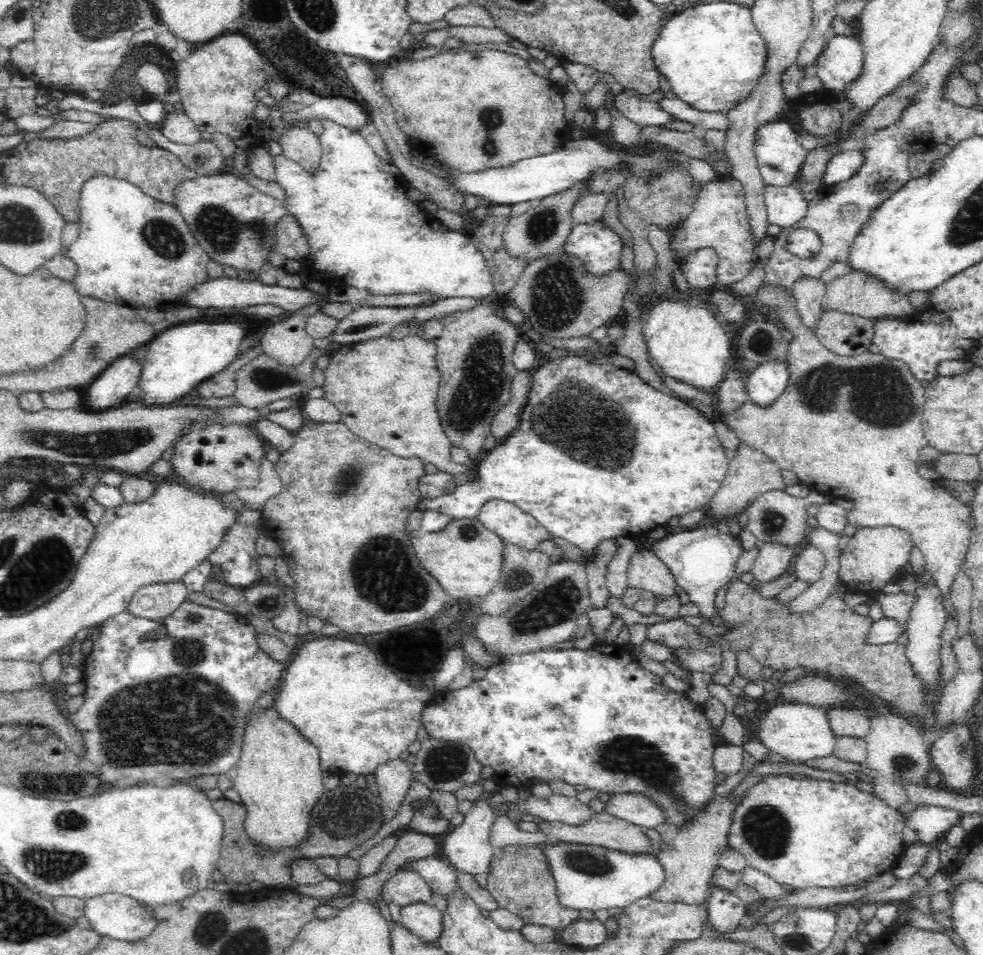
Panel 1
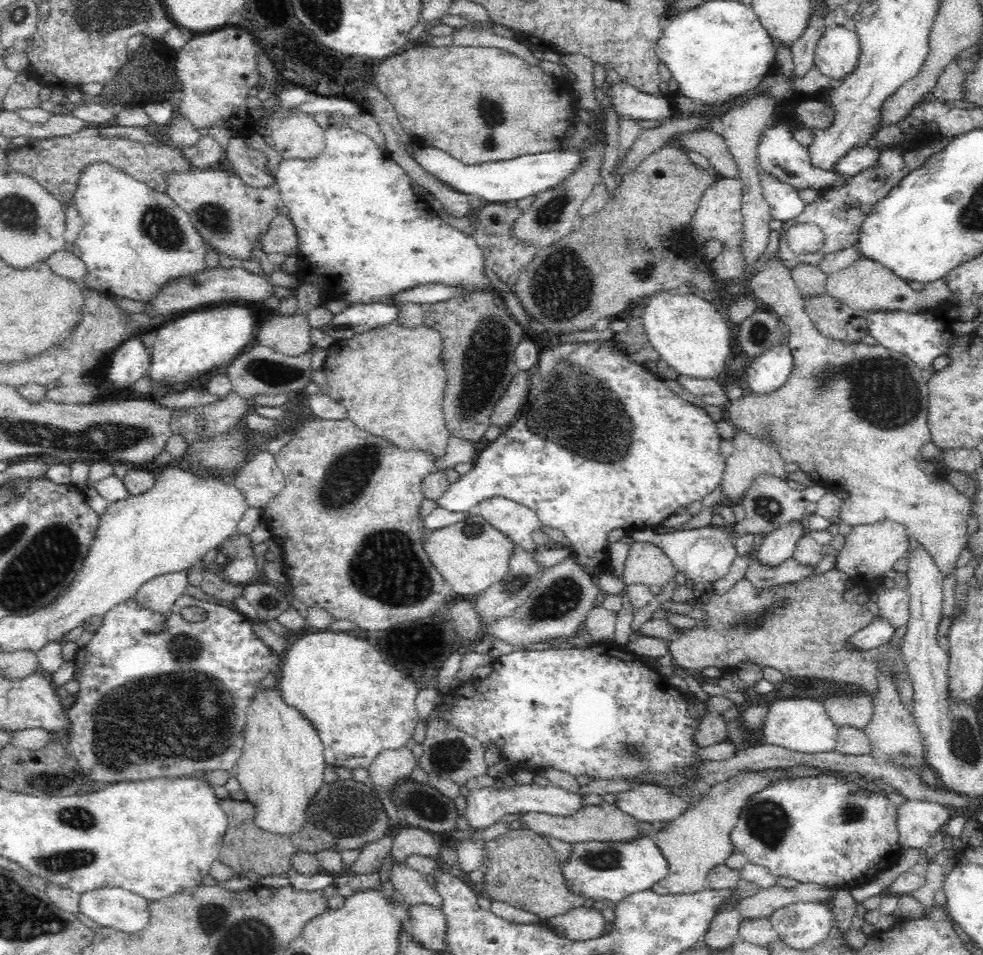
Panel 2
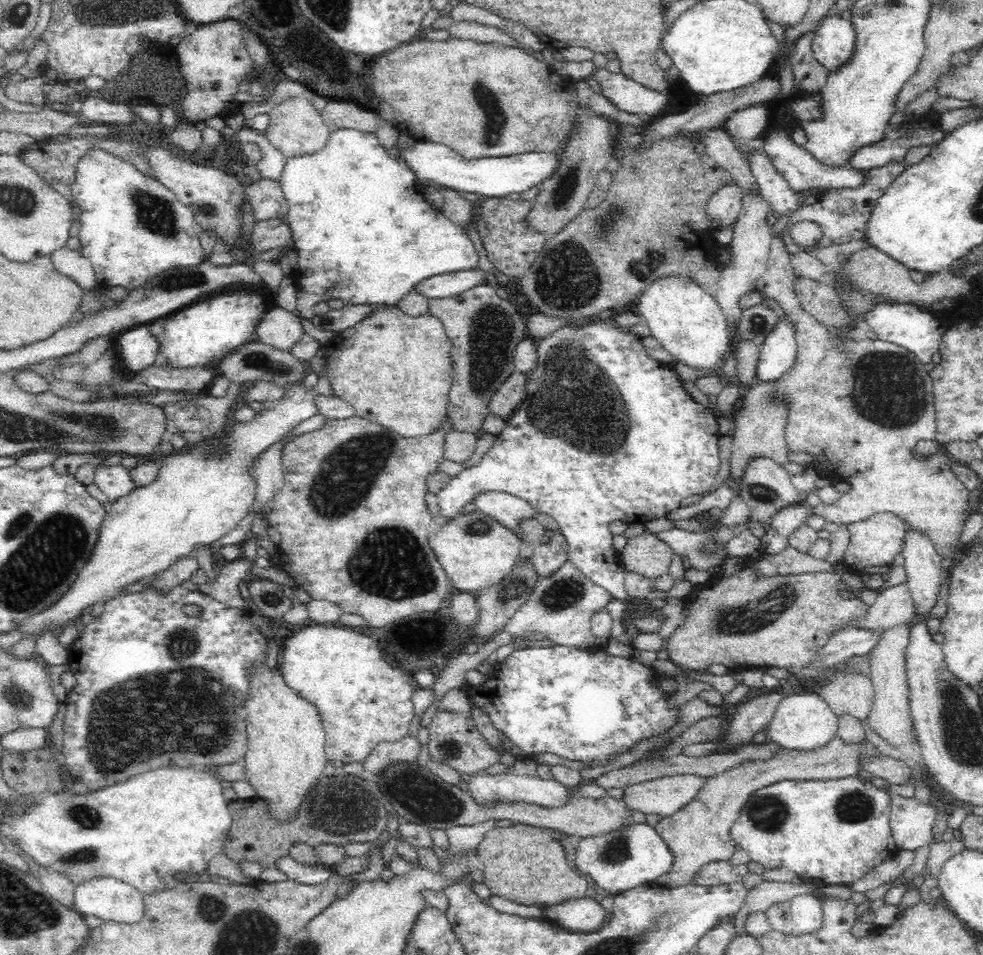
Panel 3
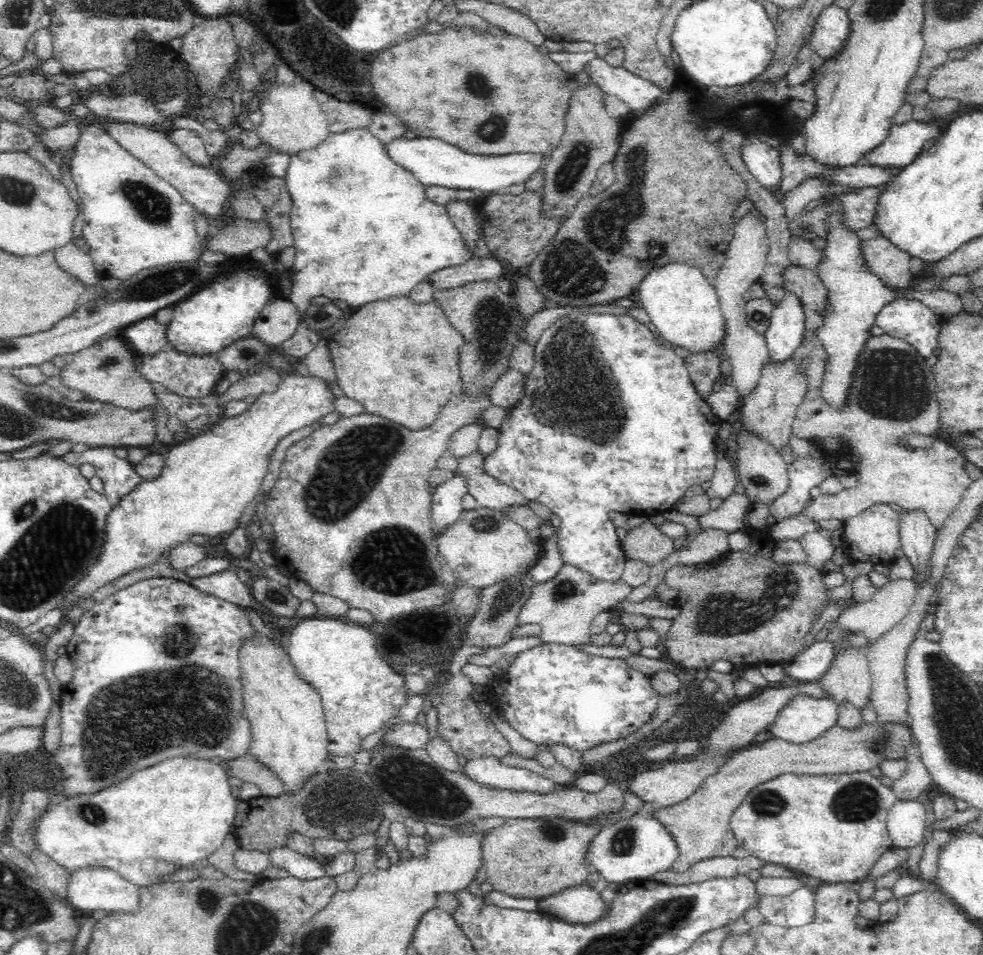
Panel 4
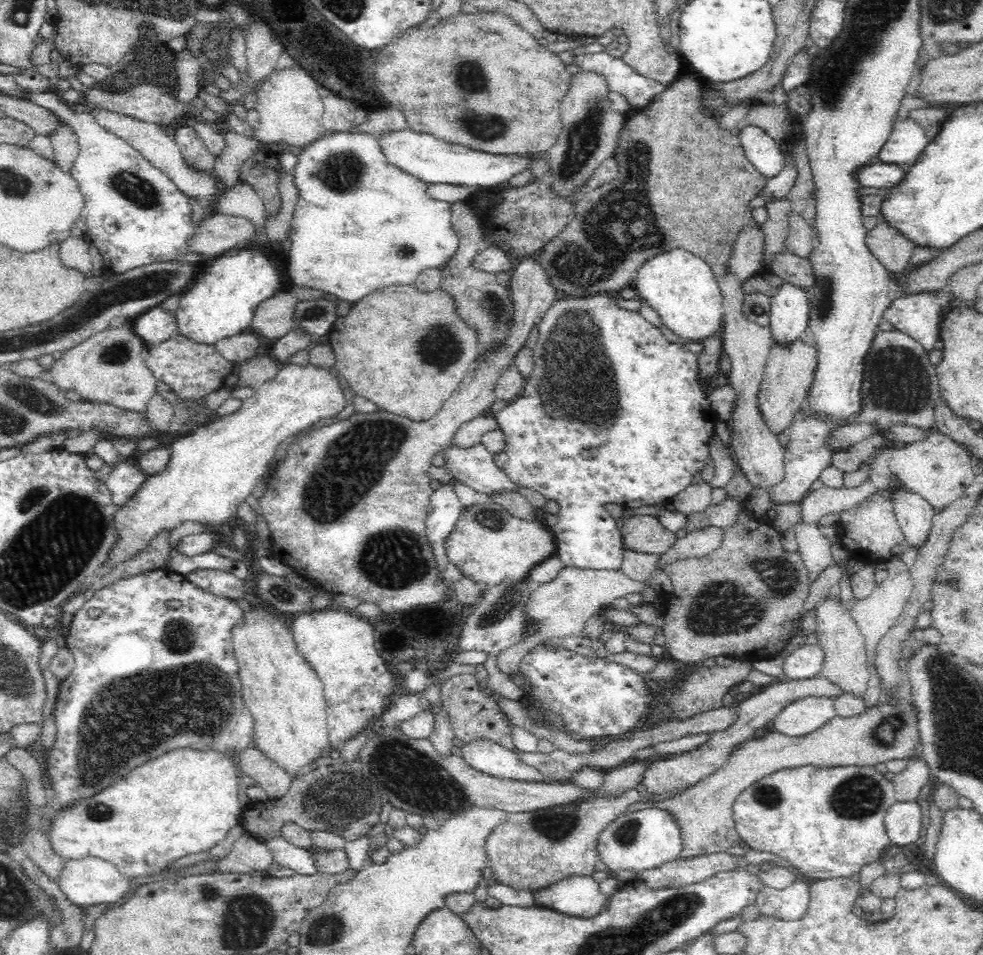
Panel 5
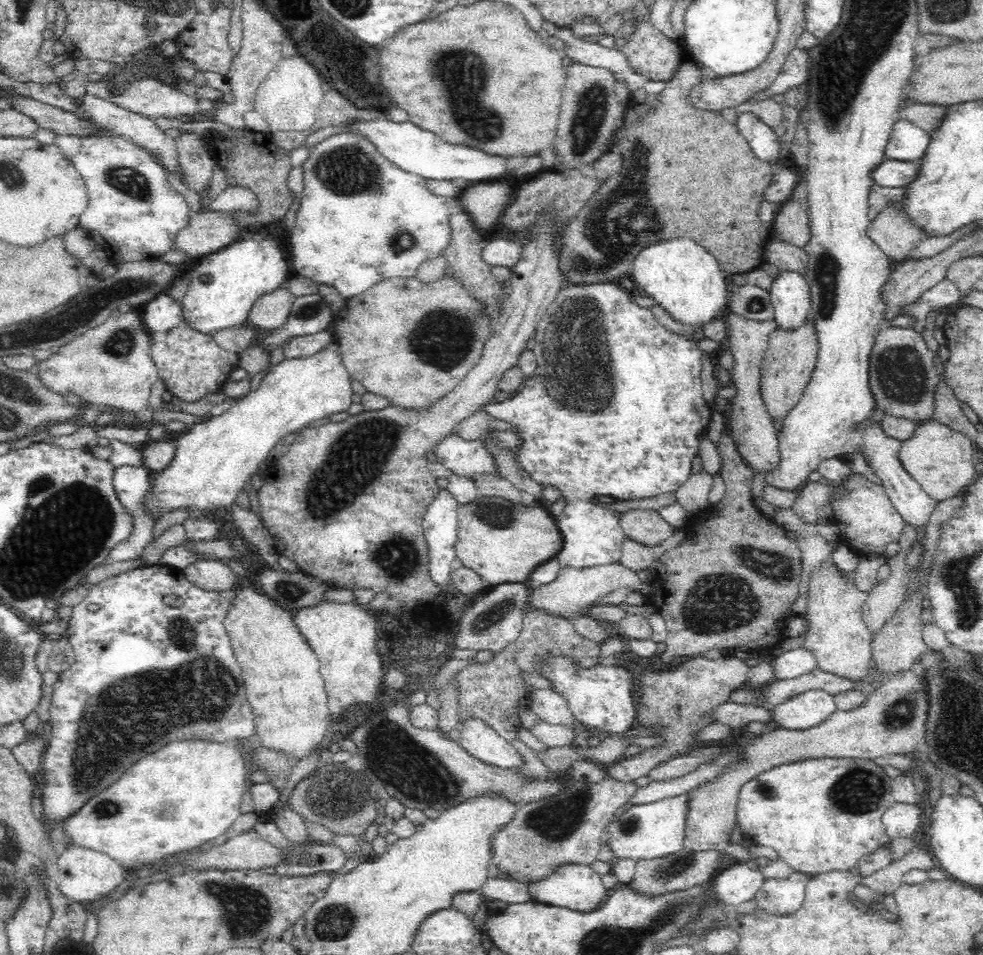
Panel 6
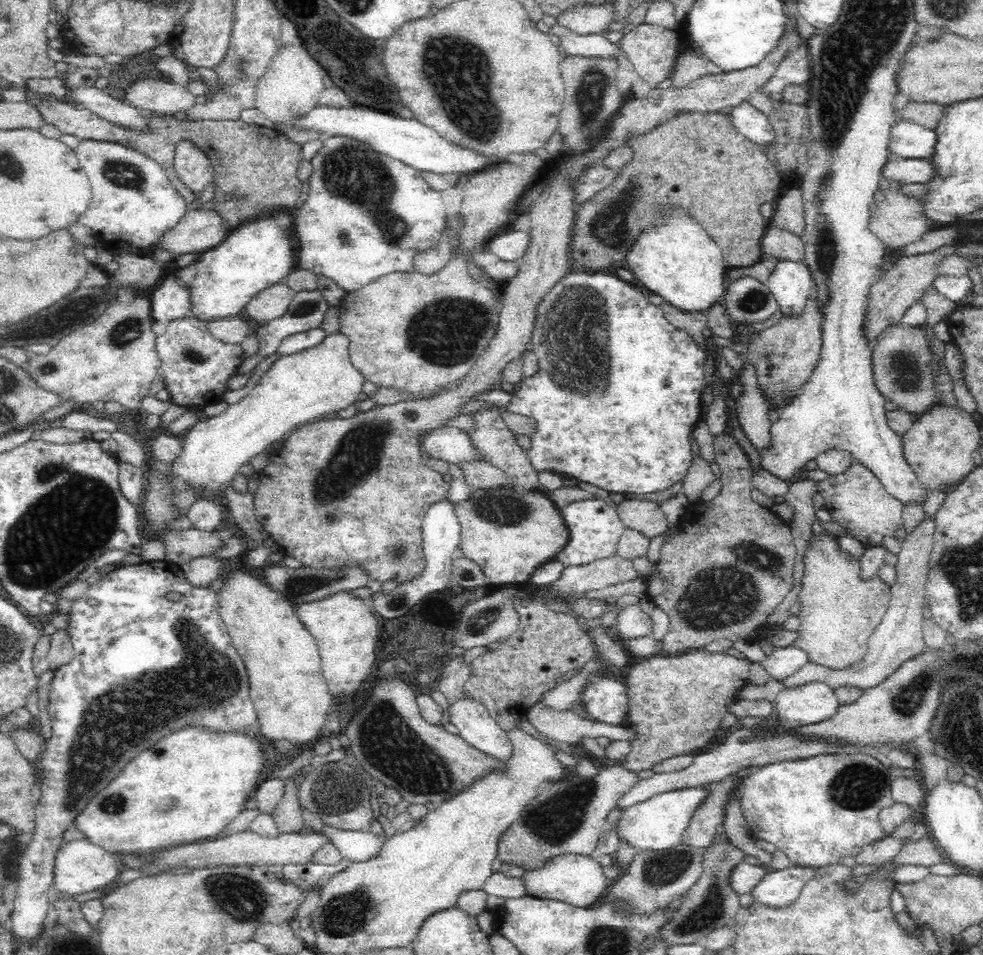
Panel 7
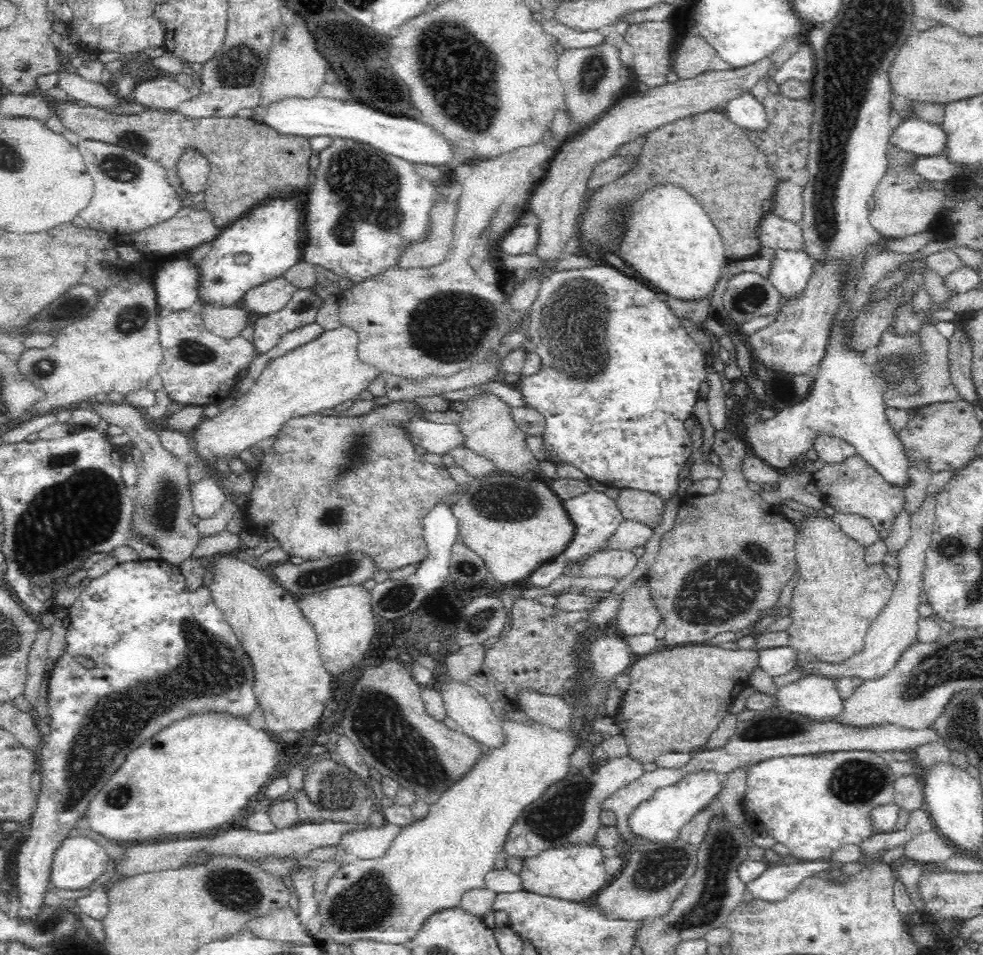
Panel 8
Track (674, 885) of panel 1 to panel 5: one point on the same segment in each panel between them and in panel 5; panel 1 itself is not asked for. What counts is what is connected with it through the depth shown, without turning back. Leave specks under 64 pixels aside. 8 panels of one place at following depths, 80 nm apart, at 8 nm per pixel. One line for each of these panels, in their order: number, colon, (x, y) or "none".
2: (699, 839)
3: (698, 833)
4: (701, 824)
5: (888, 730)

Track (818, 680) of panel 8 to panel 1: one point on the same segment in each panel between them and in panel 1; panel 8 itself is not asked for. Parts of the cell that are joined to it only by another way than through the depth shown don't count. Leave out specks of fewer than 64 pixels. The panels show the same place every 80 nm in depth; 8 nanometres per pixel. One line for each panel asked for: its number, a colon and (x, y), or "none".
1: (798, 731)
2: (799, 724)
3: (803, 721)
4: (804, 718)
5: (810, 713)
6: (806, 710)
7: (813, 702)

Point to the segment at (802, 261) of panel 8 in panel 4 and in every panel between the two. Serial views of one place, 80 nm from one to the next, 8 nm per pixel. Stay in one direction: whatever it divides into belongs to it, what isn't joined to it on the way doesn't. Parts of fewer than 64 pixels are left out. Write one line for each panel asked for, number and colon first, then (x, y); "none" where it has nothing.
4: (787, 326)
5: (788, 319)
6: (790, 293)
7: (790, 282)

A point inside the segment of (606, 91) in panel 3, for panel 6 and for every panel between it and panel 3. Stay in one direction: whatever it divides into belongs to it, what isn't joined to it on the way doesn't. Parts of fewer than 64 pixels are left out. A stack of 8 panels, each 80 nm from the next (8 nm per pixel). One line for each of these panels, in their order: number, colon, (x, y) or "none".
4: (637, 93)
5: (639, 91)
6: (589, 51)

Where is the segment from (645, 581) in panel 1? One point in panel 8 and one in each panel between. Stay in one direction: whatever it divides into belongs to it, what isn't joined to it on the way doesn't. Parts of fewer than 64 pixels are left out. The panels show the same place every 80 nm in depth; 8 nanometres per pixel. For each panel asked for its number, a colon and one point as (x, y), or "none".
2: (647, 563)
3: (647, 554)
4: (646, 542)
5: (644, 533)
6: (646, 526)
7: (647, 516)
8: (645, 506)

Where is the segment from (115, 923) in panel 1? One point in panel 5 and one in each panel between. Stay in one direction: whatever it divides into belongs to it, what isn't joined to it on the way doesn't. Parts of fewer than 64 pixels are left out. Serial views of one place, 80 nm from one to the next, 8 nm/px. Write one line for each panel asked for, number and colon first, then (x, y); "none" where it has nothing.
2: (113, 906)
3: (109, 898)
4: (91, 887)
5: (89, 880)

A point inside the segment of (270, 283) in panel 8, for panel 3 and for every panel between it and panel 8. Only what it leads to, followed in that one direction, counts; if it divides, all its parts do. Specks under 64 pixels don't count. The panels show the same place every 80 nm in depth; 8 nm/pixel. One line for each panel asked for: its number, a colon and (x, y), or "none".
3: (278, 327)
4: (278, 319)
5: (273, 318)
6: (269, 311)
7: (272, 302)

